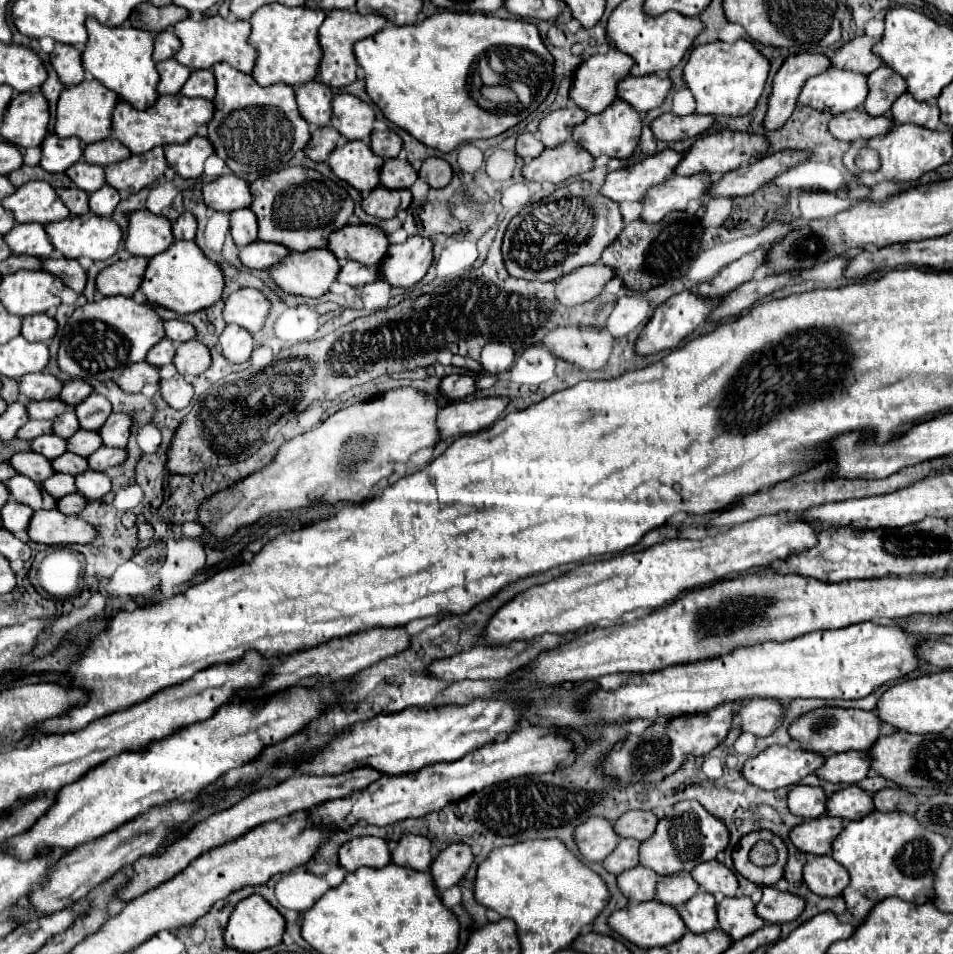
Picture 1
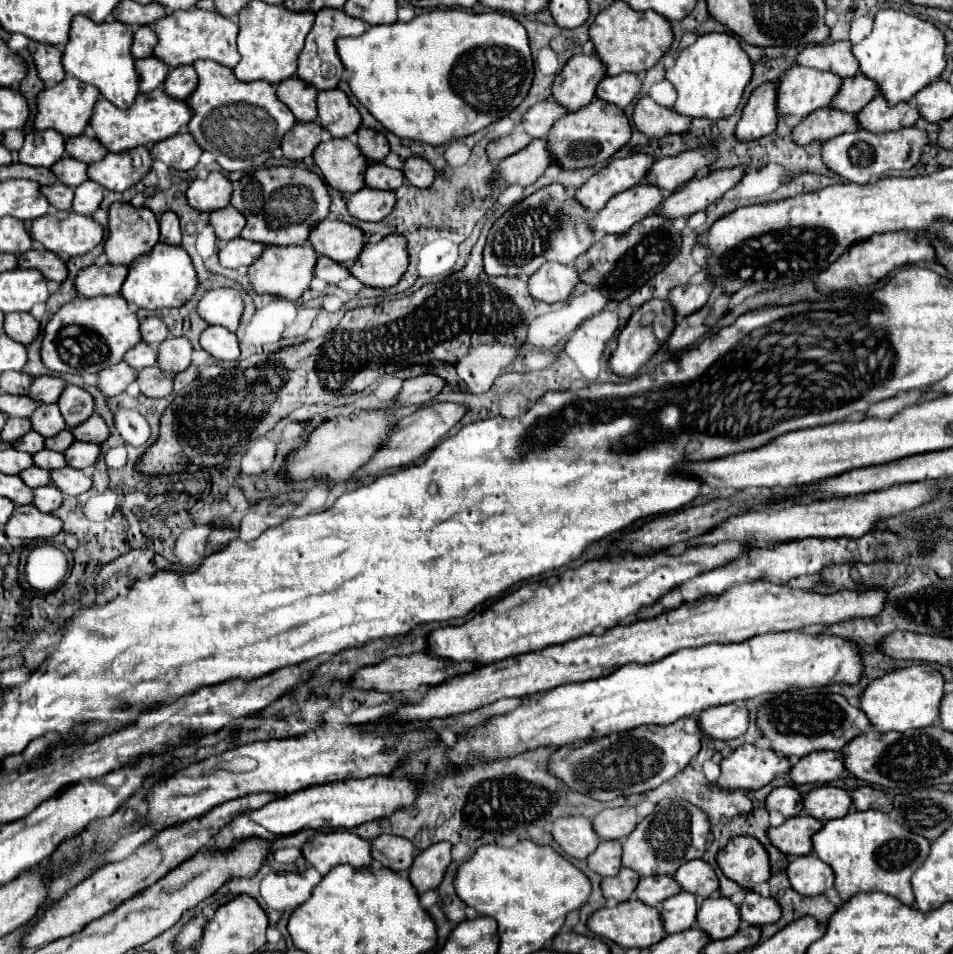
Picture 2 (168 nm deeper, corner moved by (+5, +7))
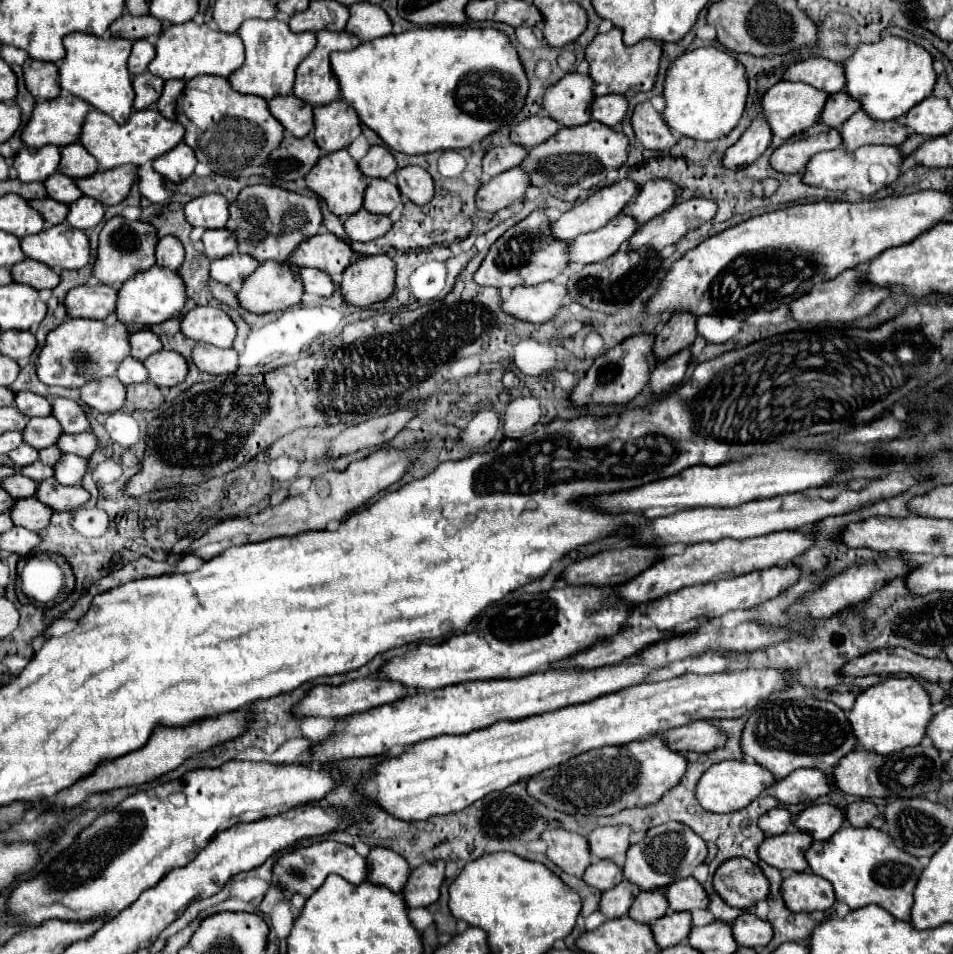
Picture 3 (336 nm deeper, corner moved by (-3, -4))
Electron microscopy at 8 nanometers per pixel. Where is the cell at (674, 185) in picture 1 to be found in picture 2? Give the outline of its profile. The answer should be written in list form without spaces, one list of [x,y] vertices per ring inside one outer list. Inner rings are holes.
[[[640,183],[620,195],[614,195],[602,211],[592,217],[592,229],[600,233],[624,233],[634,223],[658,211],[664,191],[650,183]]]

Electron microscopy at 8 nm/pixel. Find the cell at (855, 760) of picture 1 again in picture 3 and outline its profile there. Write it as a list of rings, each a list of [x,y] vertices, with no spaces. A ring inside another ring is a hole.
[[[800,768],[788,774],[784,780],[776,780],[766,788],[766,794],[776,798],[780,804],[800,804],[812,802],[818,796],[830,792],[830,778],[812,768]]]

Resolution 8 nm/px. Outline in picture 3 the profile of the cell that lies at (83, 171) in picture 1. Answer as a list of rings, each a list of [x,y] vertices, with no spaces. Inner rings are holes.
[[[56,172],[52,174],[50,178],[44,180],[44,186],[46,186],[46,192],[50,198],[58,200],[58,202],[64,202],[64,204],[72,204],[76,202],[76,198],[80,198],[80,190],[76,190],[76,184],[72,178]]]

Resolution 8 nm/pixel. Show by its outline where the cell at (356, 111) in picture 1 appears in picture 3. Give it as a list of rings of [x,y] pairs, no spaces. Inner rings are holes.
[[[344,100],[314,108],[314,140],[324,152],[348,148],[360,134],[360,120]]]

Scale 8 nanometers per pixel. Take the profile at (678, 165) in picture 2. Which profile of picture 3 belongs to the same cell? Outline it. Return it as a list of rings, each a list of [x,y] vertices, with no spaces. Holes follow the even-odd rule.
[[[650,180],[640,188],[636,200],[624,206],[624,214],[632,216],[638,222],[638,226],[644,226],[654,216],[660,216],[674,204],[674,198],[676,198],[674,190],[676,190],[674,182]]]

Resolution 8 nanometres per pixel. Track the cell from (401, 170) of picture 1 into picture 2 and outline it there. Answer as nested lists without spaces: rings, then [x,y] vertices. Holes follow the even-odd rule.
[[[370,163],[366,169],[366,185],[374,189],[398,189],[404,183],[402,169],[392,169],[384,163]]]

